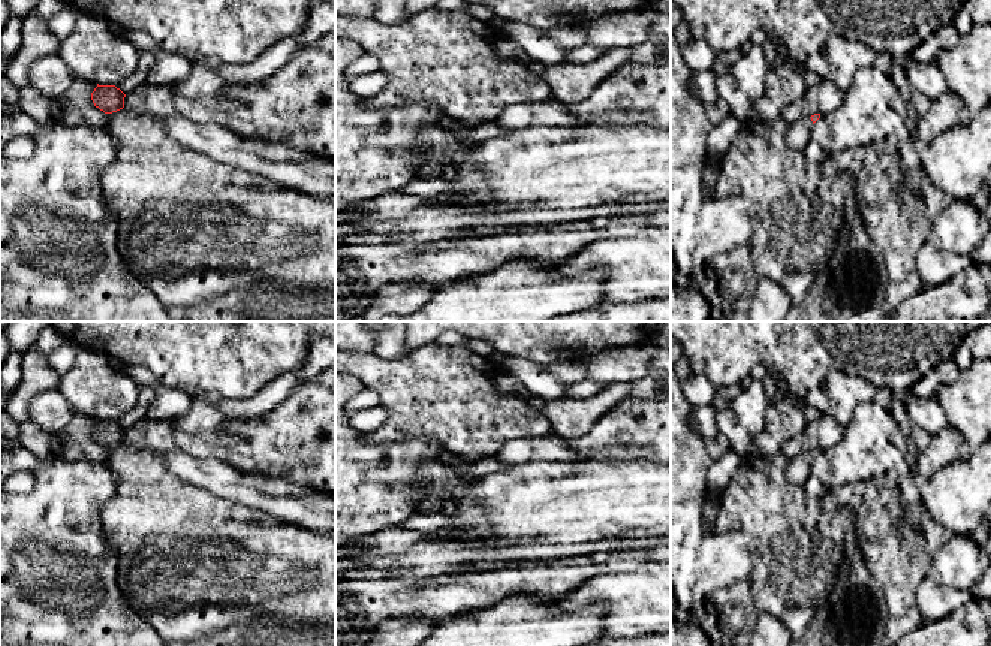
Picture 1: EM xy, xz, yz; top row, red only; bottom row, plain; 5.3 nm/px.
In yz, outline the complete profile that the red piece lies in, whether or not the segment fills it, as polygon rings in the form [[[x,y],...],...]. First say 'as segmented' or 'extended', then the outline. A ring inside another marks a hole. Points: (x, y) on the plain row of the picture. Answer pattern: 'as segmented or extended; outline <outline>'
extended; outline [[[820,449],[799,453],[789,459],[786,477],[790,483],[804,486],[811,474],[813,459],[820,453]]]

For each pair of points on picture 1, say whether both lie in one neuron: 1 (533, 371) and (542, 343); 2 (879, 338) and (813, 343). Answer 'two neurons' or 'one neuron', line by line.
1: two neurons
2: one neuron

